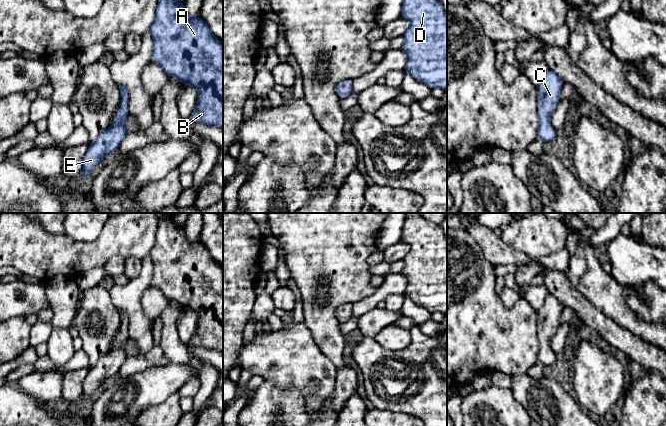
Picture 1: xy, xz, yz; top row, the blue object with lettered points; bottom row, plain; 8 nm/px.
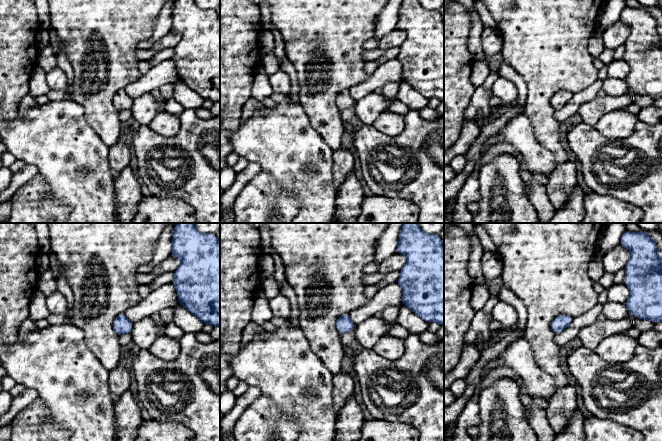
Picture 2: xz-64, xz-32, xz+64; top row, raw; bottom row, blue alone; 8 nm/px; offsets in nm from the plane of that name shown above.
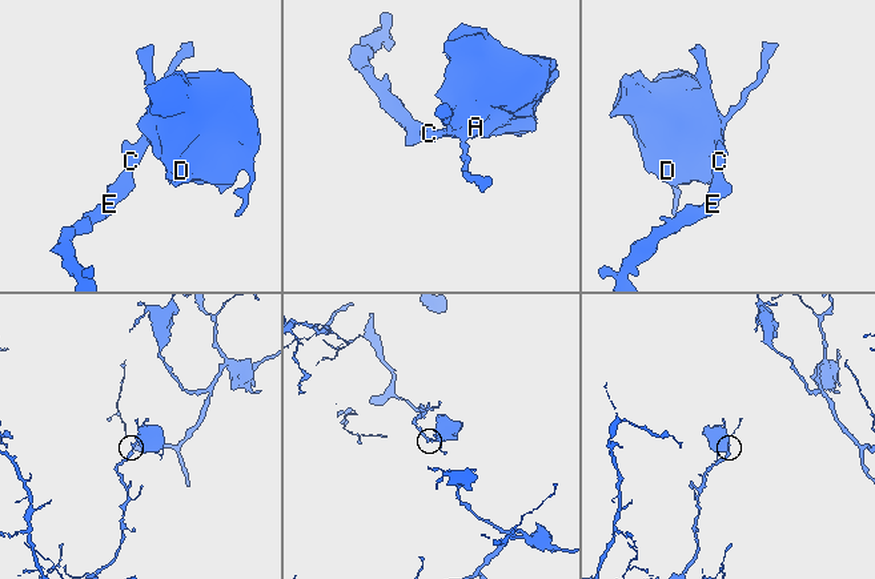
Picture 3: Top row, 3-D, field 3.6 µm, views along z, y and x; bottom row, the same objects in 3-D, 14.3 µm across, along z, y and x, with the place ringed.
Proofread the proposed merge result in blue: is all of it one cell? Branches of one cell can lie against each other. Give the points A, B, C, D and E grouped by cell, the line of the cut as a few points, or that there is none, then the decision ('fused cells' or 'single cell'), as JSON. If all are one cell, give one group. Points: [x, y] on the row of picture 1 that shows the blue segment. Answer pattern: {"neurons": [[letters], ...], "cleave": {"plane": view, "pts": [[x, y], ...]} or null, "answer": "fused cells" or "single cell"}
{"neurons": [["A", "B", "C", "D", "E"]], "cleave": null, "answer": "single cell"}

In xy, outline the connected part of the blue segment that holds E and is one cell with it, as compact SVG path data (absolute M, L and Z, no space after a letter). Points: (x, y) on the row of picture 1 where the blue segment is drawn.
M119 84L121 93L120 109L117 111L112 125L105 130L94 142L89 143L89 148L83 158L83 170L81 180L89 179L89 174L103 161L103 159L116 152L123 139L129 133L125 121L128 118L129 93Z

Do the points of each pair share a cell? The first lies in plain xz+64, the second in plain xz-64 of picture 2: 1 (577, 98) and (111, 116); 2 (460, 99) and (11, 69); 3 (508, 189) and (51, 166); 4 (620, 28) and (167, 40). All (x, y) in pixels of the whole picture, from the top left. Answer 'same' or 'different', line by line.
1: different
2: same
3: different
4: same

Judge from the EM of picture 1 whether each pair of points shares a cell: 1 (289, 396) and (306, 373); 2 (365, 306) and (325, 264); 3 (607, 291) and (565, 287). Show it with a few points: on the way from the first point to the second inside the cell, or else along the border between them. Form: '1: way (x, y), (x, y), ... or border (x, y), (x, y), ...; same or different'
1: border (272, 382), (295, 387), (305, 409); different
2: border (376, 288), (369, 296), (356, 301), (352, 305); different
3: border (566, 276), (570, 284), (592, 304); different

